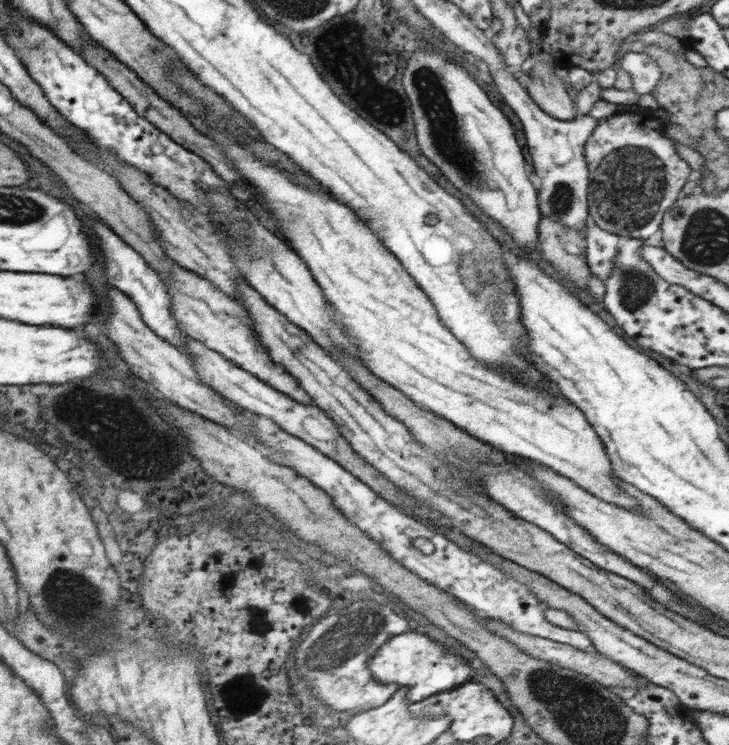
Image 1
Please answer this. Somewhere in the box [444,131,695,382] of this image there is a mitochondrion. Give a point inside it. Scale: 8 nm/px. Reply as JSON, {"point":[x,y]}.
{"point":[628,190]}

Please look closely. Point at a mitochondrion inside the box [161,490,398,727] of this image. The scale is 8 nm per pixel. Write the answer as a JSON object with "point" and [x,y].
{"point":[347,637]}

